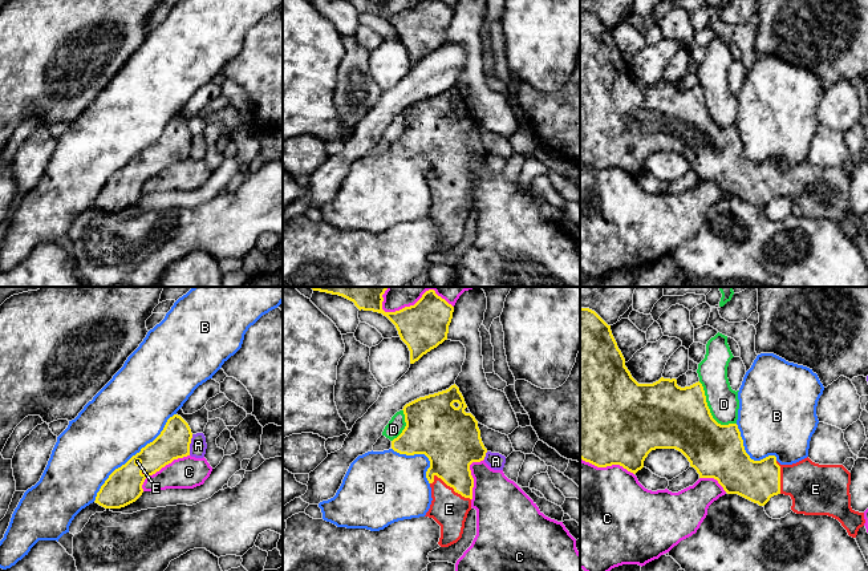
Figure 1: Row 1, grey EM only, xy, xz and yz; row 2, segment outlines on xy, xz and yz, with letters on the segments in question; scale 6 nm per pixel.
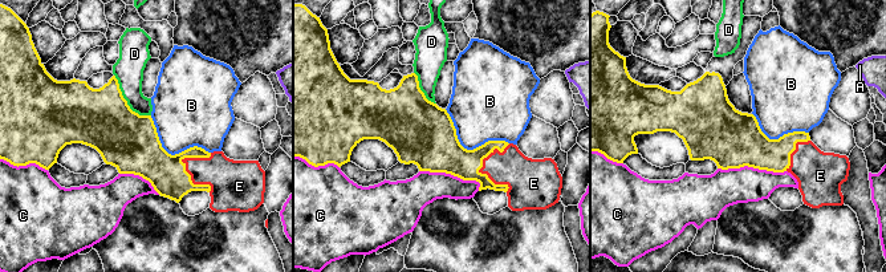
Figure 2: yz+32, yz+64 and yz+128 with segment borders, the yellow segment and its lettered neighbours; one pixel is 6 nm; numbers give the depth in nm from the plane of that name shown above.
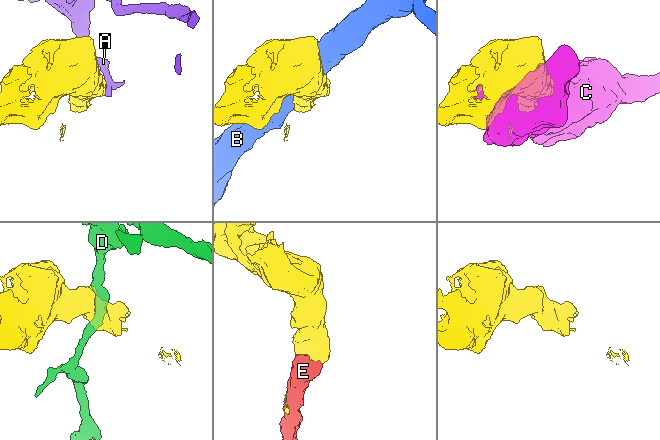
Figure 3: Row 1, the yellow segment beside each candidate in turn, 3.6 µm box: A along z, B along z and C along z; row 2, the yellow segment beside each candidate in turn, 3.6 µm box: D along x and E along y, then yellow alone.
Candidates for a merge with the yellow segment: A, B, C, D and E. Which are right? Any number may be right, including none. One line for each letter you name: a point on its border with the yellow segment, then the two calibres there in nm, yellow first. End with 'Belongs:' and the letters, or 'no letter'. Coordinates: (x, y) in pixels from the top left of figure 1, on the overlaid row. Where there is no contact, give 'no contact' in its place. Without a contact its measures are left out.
E: xz (451, 486) | 320/220 nm
Belongs: E

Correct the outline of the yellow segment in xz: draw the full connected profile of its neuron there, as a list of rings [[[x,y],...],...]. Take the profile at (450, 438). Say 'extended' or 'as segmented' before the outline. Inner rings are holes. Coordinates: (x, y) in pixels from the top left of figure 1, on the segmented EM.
extended; [[[455,384],[419,397],[403,406],[406,426],[392,441],[394,451],[425,454],[430,461],[426,478],[433,501],[425,517],[441,526],[441,547],[462,538],[474,487],[470,465],[483,461],[487,453],[478,421],[466,408]]]

